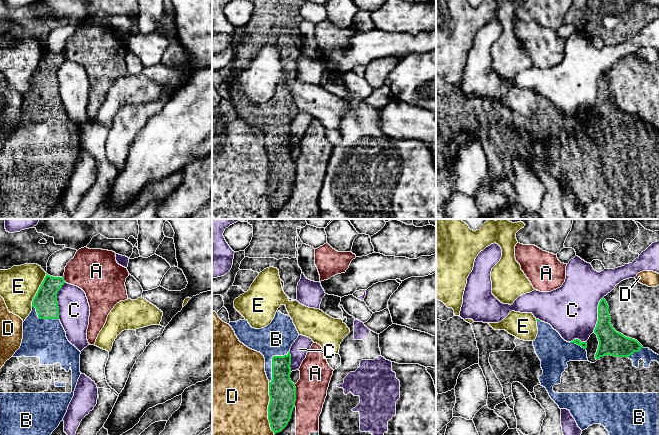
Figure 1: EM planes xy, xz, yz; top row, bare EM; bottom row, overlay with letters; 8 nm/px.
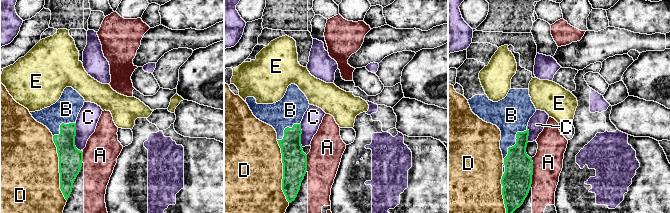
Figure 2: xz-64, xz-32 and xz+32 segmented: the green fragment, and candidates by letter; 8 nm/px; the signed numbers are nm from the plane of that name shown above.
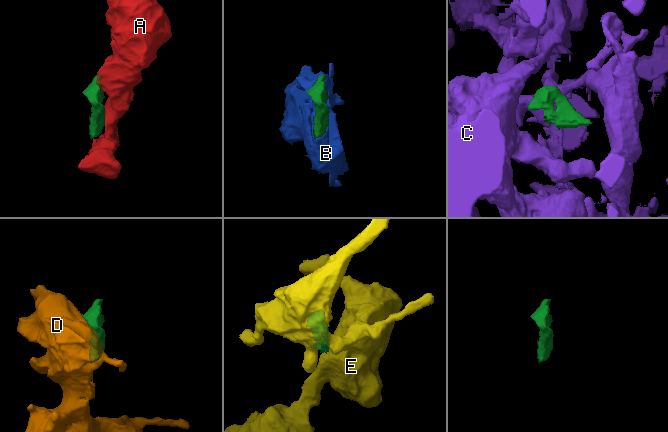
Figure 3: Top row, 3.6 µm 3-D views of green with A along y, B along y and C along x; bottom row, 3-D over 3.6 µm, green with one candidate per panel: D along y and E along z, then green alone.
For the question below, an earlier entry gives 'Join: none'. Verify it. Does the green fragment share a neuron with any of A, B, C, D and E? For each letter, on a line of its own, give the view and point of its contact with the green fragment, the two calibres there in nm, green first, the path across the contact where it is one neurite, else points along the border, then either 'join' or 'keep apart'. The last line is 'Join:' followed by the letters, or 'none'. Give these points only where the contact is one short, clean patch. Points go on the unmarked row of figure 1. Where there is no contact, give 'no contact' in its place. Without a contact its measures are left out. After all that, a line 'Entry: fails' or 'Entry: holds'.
A: xz (295, 171) | 220/260 nm | keep apart
B: xz (272, 137) | 220/260 nm | join
C: xy (56, 76) | 190/260 nm | keep apart
D: xz (267, 186) | 220/500 nm | keep apart
E: xy (38, 66) | 190/300 nm | keep apart
Join: B
Entry: fails

